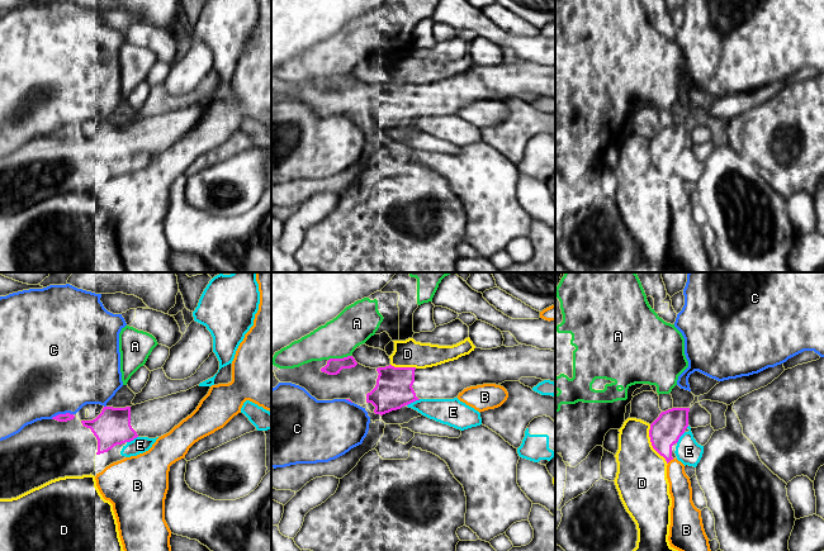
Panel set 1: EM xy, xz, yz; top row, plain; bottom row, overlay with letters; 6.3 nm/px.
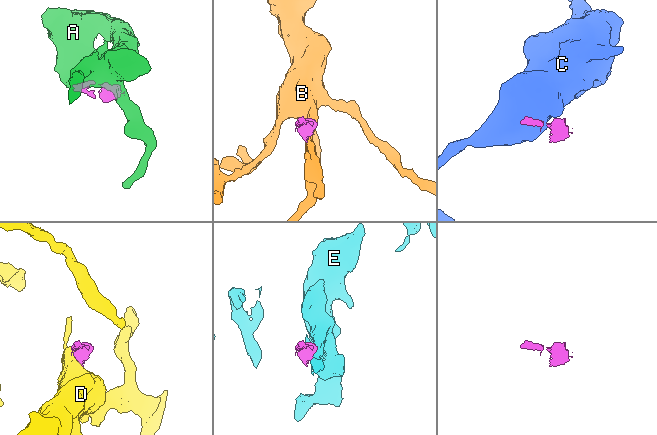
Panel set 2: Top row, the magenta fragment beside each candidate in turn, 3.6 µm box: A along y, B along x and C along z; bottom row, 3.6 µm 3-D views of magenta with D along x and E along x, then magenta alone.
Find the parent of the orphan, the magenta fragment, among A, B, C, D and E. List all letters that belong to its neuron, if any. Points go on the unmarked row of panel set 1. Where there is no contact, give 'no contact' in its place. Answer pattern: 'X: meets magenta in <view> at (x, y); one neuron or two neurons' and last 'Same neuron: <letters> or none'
A: meets magenta in xz at (339, 75); two neurons
B: meets magenta in yz at (669, 176); two neurons
C: meets magenta in xy at (61, 131); two neurons
D: meets magenta in yz at (652, 161); two neurons
E: meets magenta in xz at (413, 117); two neurons
Same neuron: none

